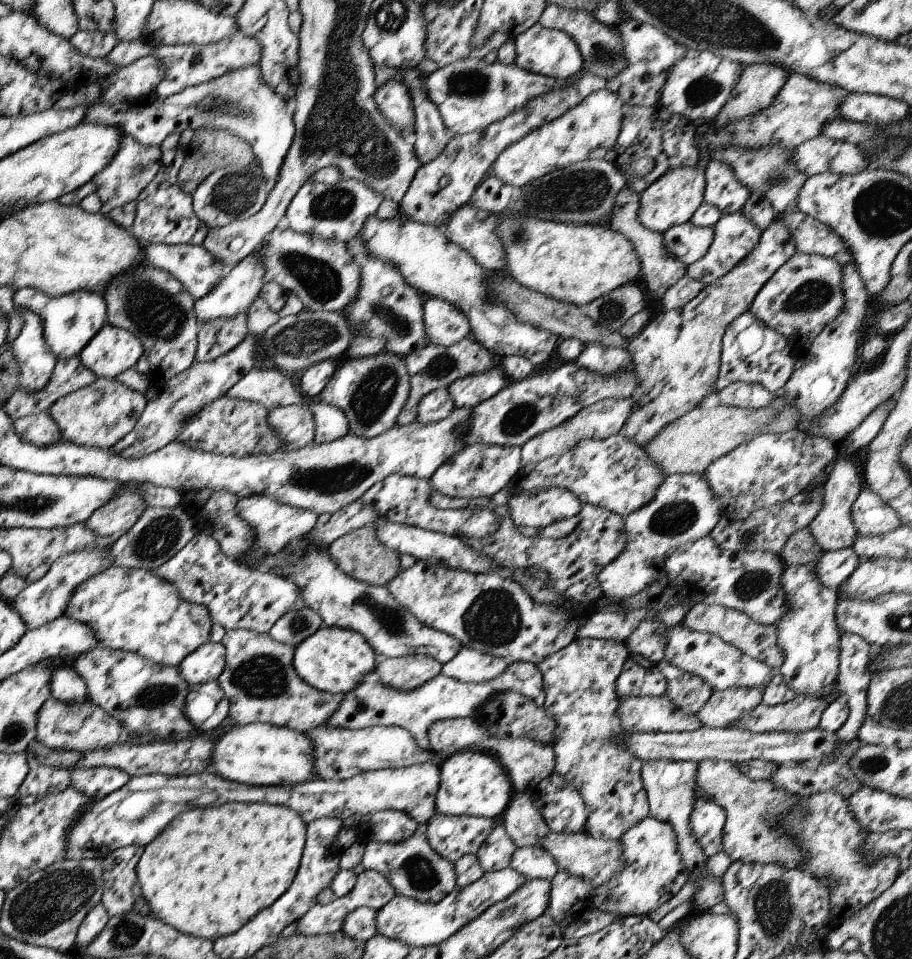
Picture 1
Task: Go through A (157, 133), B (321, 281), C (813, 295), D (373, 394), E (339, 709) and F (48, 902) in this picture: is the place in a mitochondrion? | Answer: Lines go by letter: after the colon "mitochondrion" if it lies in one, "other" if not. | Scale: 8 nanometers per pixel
A: other
B: mitochondrion
C: mitochondrion
D: mitochondrion
E: other
F: mitochondrion

